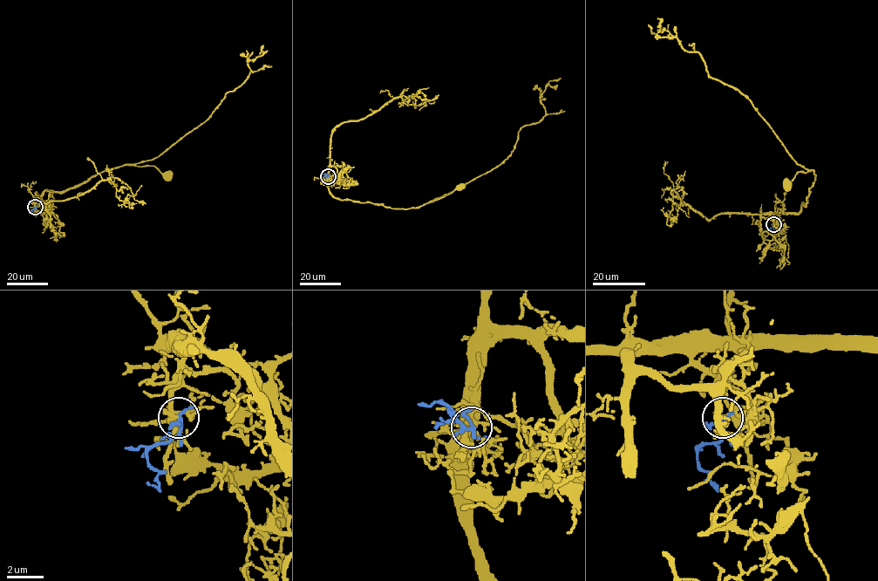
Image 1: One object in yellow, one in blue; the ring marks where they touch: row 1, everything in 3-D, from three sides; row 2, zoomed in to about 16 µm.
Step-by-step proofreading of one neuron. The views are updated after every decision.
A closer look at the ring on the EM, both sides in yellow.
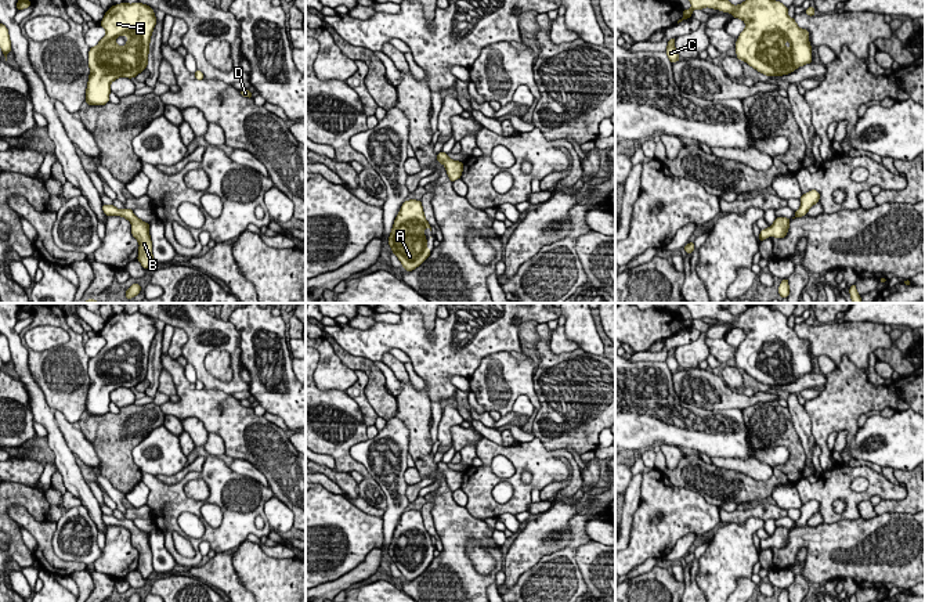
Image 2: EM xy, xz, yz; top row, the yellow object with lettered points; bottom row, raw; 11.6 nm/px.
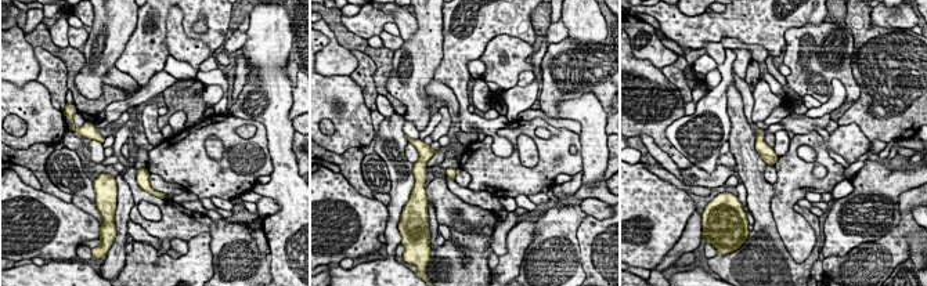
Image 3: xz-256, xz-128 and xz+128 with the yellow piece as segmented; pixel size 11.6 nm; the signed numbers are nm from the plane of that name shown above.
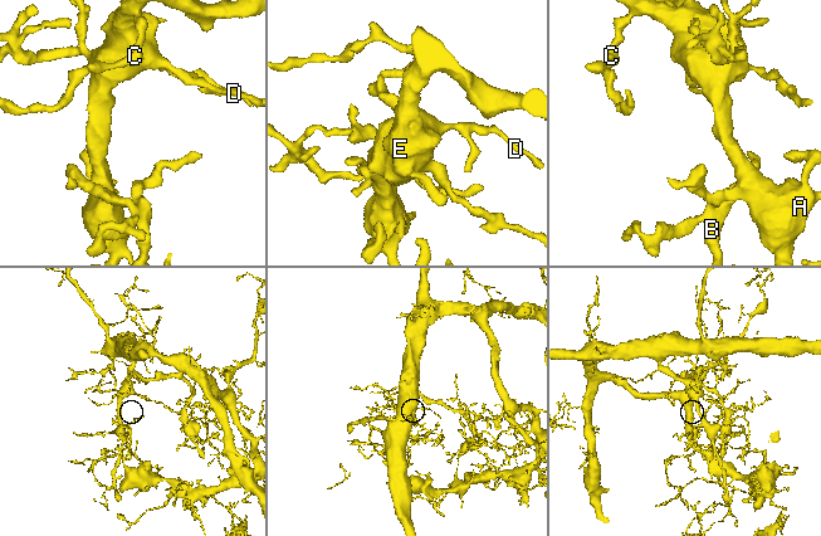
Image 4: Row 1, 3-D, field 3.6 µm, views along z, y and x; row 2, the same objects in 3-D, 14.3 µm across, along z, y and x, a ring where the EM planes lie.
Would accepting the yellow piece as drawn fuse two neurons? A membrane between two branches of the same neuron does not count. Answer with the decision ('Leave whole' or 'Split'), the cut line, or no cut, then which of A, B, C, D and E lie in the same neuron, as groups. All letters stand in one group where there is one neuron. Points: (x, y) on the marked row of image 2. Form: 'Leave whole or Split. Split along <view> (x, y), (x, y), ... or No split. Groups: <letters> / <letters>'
Leave whole. No split. Groups: A B C D E

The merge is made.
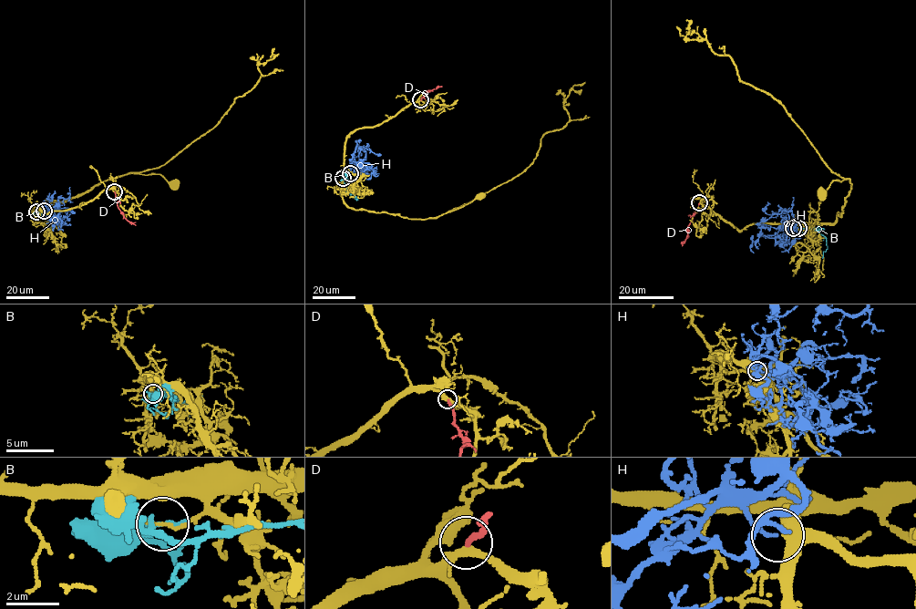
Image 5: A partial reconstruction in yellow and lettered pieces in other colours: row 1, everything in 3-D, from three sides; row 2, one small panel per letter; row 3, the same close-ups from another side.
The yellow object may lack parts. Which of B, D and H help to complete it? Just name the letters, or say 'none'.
D

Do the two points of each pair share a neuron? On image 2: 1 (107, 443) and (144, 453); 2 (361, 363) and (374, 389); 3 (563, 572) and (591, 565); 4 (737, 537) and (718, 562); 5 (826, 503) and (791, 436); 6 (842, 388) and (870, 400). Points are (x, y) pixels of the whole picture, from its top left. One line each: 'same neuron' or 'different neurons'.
1: different neurons
2: same neuron
3: different neurons
4: same neuron
5: different neurons
6: same neuron

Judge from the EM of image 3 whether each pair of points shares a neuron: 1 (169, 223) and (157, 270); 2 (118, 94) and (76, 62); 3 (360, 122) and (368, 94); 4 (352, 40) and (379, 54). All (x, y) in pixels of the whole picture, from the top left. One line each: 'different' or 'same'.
1: different
2: same
3: different
4: same

